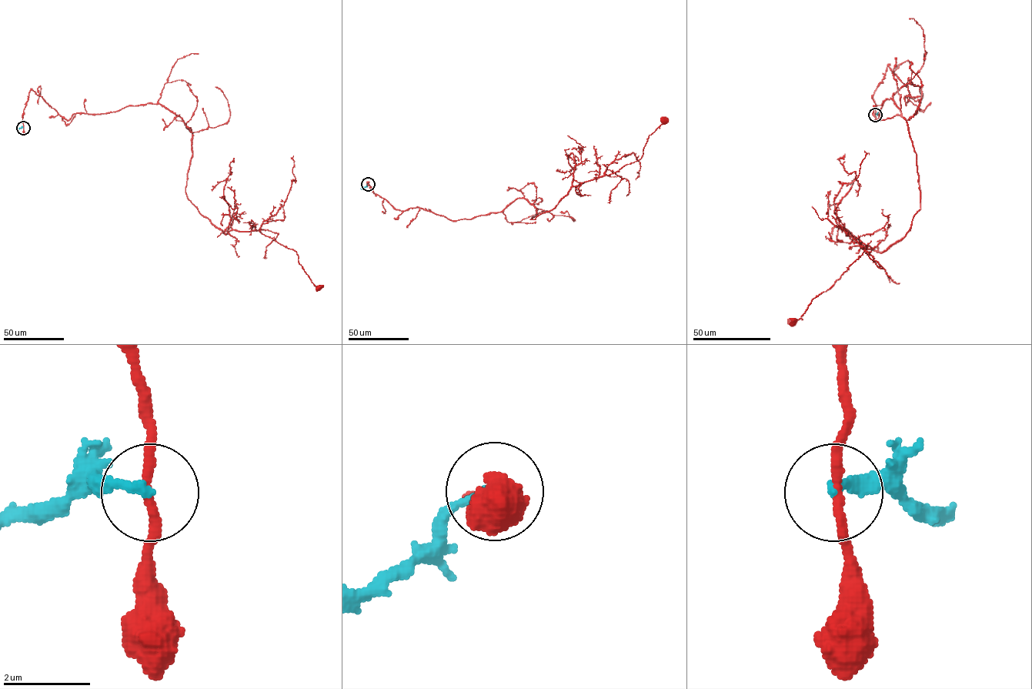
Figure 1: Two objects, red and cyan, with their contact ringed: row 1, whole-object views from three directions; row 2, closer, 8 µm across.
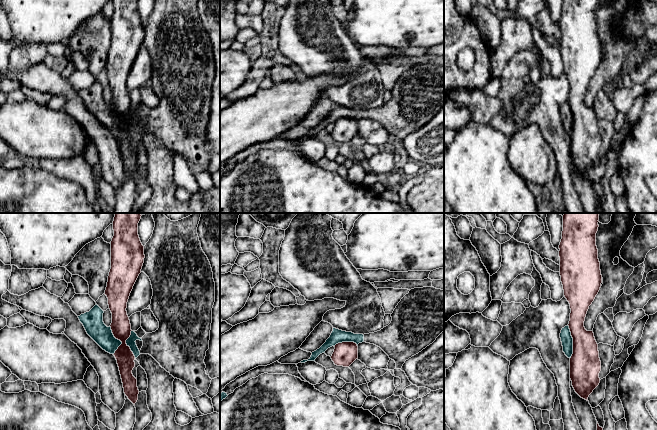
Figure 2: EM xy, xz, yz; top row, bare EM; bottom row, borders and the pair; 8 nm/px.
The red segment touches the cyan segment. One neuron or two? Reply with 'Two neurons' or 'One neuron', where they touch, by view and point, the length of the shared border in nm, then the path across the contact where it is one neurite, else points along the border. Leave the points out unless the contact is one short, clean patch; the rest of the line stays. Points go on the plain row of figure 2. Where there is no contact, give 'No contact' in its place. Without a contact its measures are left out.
Two neurons. Touches red at yz (573, 118). Shared border 280 nm. Boundary: yz (567, 101), (572, 114), (572, 131), (570, 134)

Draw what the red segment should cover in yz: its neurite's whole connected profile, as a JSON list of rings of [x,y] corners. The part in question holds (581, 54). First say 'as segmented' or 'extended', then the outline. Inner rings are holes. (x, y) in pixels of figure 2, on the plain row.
as segmented | [[[563,0],[559,21],[559,48],[564,72],[571,85],[568,100],[573,114],[570,155],[575,168],[587,177],[600,159],[601,147],[594,109],[584,103],[589,82],[602,59],[596,22],[598,3],[598,0]]]

